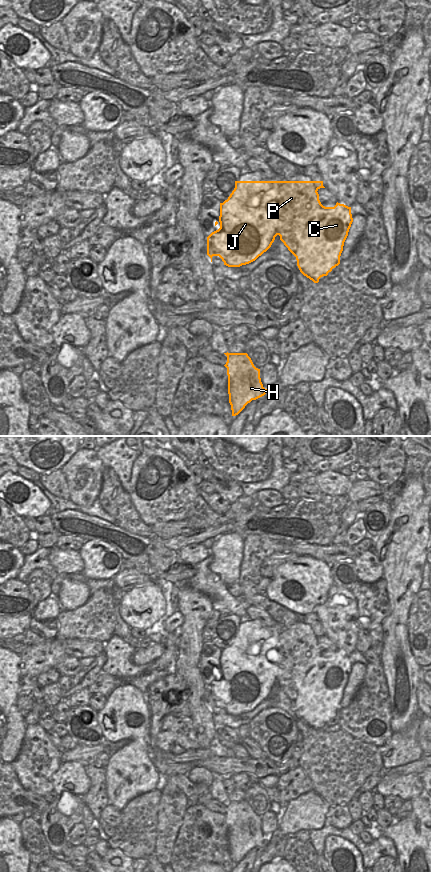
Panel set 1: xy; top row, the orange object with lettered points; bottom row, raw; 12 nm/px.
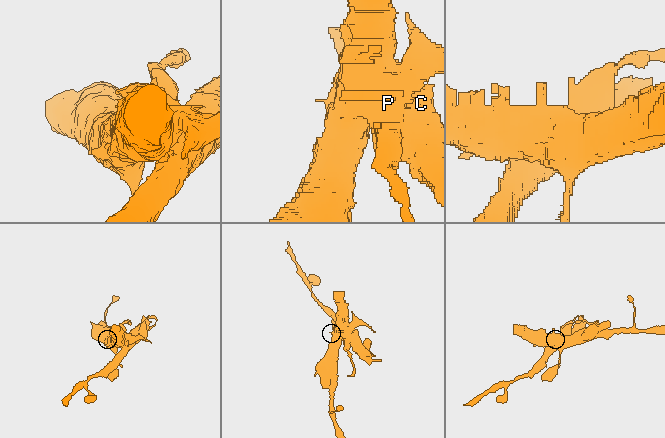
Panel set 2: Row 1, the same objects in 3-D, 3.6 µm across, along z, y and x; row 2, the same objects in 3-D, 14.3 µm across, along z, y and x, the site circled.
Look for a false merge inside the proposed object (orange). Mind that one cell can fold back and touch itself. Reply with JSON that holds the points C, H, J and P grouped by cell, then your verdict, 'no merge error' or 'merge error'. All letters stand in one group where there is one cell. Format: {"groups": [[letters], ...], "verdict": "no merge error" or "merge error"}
{"groups": [["C", "P"], ["H", "J"]], "verdict": "merge error"}

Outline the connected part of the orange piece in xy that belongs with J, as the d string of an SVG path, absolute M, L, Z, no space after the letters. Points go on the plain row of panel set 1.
M235 629L235 636L230 642L230 644L228 645L228 647L225 648L223 651L220 651L219 669L215 670L215 674L219 671L220 676L212 680L207 685L207 703L211 706L211 710L213 704L219 704L224 710L224 713L228 715L240 715L242 713L246 713L255 709L259 704L261 704L264 700L266 700L271 695L272 691L275 688L275 685L279 682L279 673L273 664L272 650L281 648L280 645L281 637L282 635L279 634L279 629Z

